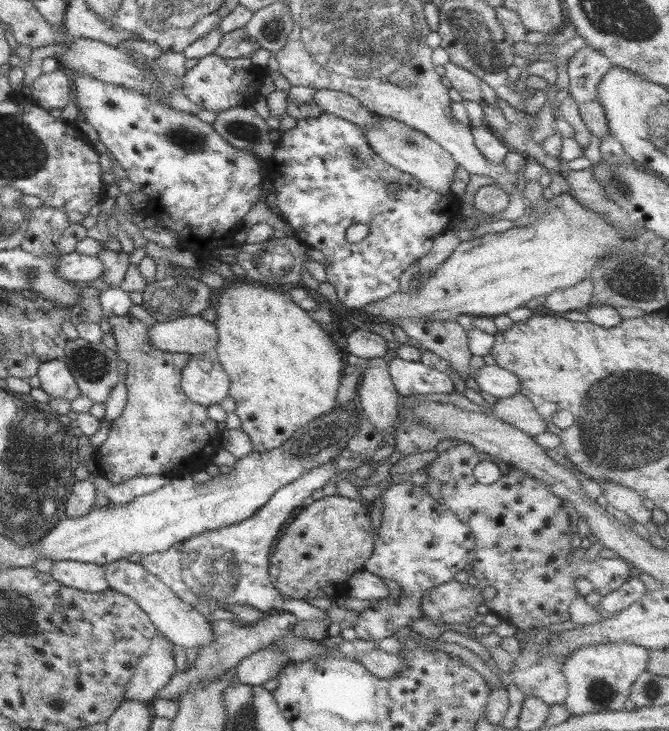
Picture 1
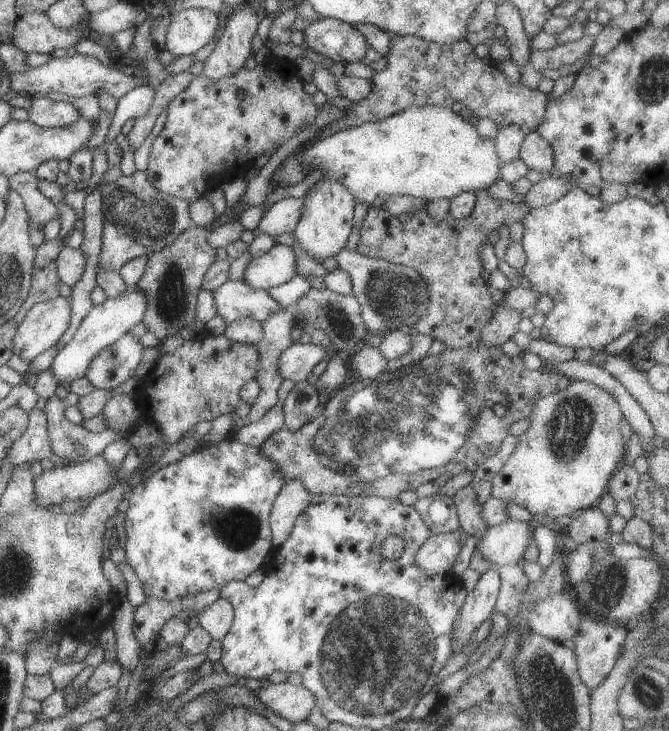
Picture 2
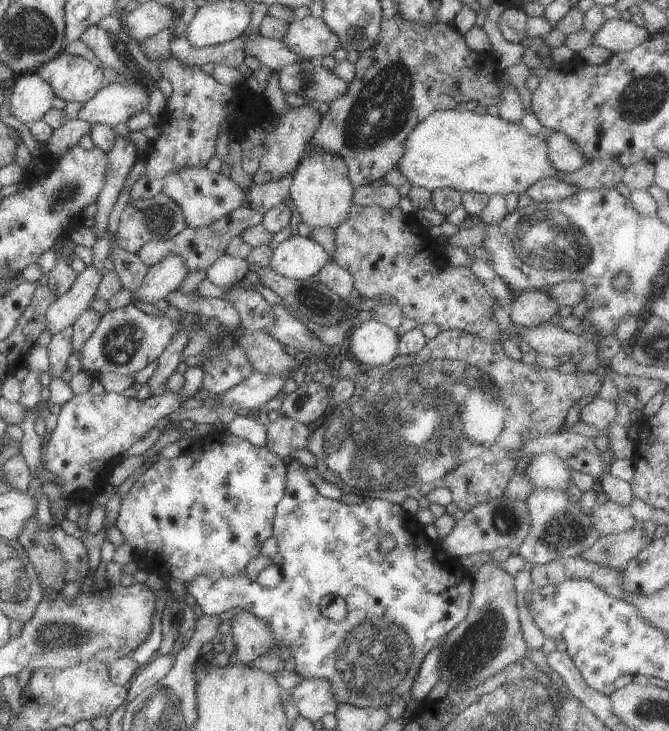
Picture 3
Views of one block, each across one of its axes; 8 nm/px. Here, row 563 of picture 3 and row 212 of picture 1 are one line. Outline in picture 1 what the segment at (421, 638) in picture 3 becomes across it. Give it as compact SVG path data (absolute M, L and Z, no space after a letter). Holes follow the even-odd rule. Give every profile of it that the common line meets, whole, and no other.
M323 113L319 118L300 119L294 128L286 131L284 134L280 134L274 154L265 160L268 178L274 185L274 193L278 200L277 205L278 208L280 208L280 218L294 228L294 234L292 234L292 236L294 236L296 240L304 243L309 248L320 250L320 252L324 254L324 257L328 260L328 266L326 266L327 281L336 289L337 297L343 306L351 309L361 309L372 302L388 298L388 296L398 292L400 276L404 274L407 267L410 266L410 264L416 263L417 260L424 258L424 256L428 254L428 251L432 249L436 237L444 232L450 231L449 226L454 222L455 217L462 217L462 212L460 212L461 200L458 196L455 196L453 193L450 194L450 196L443 196L442 194L436 193L434 190L419 184L419 181L410 174L405 174L395 166L388 164L388 162L384 161L383 158L380 158L380 156L372 150L370 143L366 141L366 133L367 130L364 130L364 128L355 126L352 122L347 122L342 118L337 118L334 114ZM388 182L396 182L399 190L396 193L390 193L386 187ZM358 223L369 225L370 230L368 236L359 243L346 241L346 237L344 236L346 229L350 228L352 224Z

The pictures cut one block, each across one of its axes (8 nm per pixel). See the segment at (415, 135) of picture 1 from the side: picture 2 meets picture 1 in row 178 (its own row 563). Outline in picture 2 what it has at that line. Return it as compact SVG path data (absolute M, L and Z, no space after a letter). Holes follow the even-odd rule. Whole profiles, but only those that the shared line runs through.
M462 528L448 530L444 534L431 534L414 556L416 566L430 576L451 572L466 537Z

